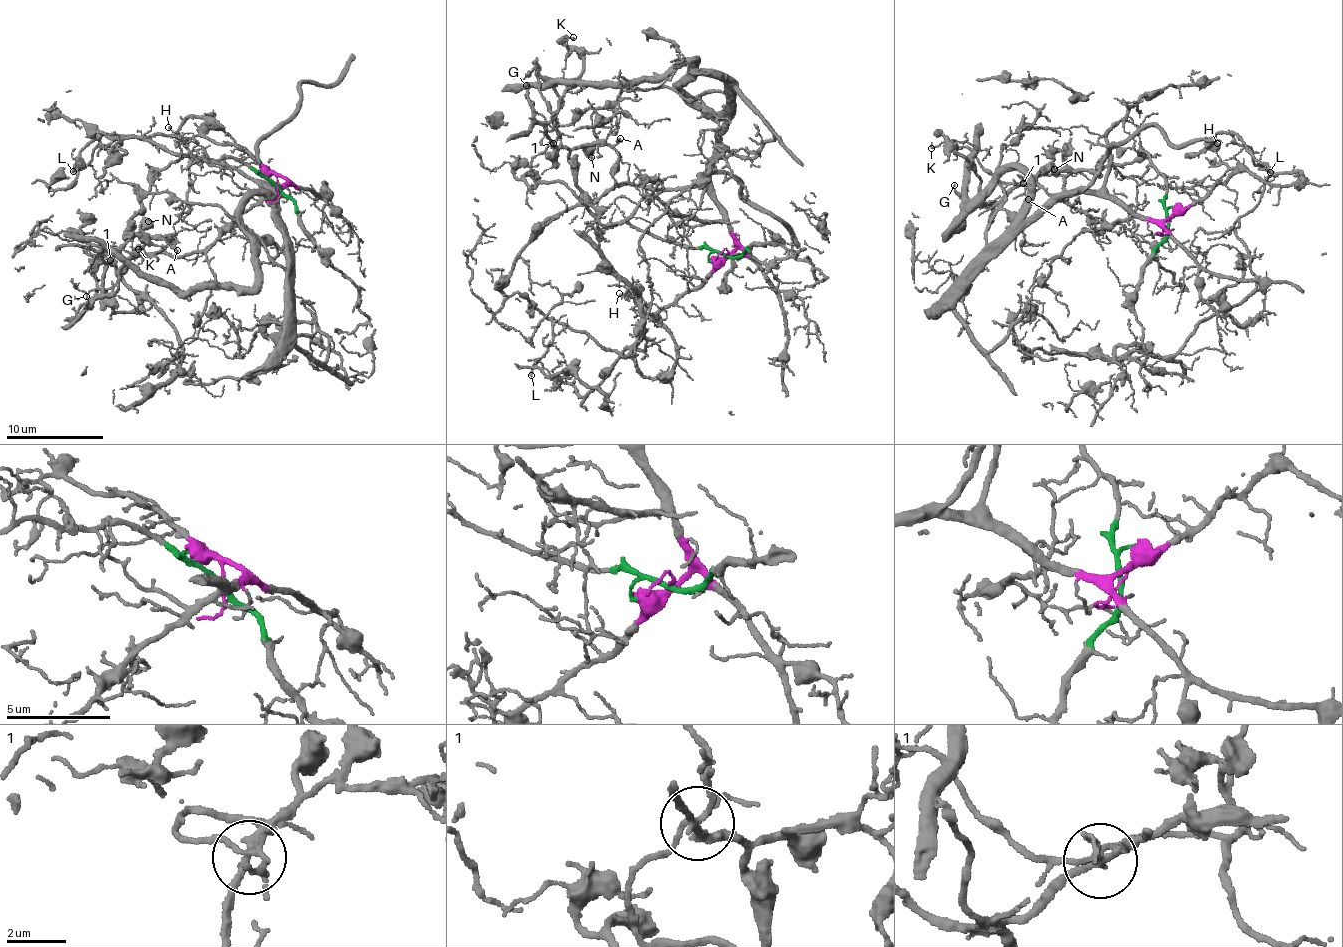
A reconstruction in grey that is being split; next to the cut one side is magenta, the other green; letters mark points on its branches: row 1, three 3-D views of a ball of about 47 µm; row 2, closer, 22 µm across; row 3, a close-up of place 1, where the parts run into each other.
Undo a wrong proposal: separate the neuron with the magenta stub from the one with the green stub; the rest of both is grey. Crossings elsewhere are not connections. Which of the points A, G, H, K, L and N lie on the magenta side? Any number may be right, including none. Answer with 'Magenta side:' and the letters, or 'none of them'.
Magenta side: H, L

